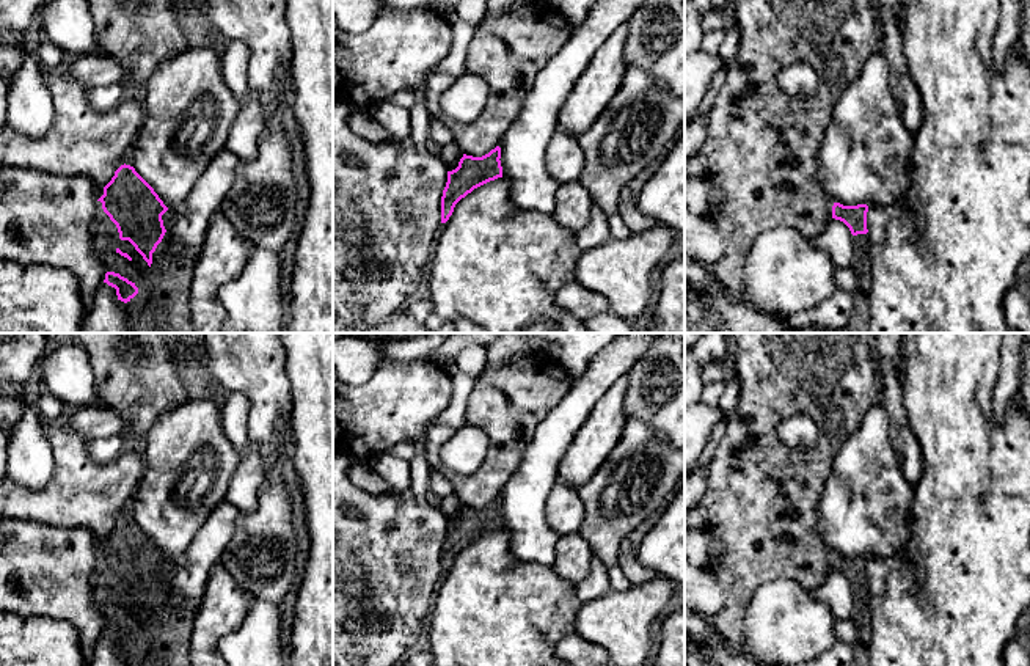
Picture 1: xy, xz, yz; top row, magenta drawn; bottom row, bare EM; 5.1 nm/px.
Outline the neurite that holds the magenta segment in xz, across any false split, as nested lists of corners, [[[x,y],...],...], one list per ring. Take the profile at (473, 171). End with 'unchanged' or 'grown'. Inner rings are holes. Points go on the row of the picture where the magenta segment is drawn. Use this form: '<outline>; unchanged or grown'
[[[598,0],[568,41],[539,72],[523,110],[501,143],[482,157],[463,154],[458,166],[447,171],[441,196],[441,223],[455,204],[474,188],[504,177],[507,193],[523,210],[554,215],[561,185],[546,170],[546,149],[559,113],[578,77],[586,71],[600,46],[647,0]]]; grown

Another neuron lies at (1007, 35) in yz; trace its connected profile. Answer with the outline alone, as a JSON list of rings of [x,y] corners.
[[[1000,0],[1000,17],[992,46],[992,63],[997,72],[1005,71],[1006,60],[1011,52],[1024,55],[1019,17],[1019,0]]]

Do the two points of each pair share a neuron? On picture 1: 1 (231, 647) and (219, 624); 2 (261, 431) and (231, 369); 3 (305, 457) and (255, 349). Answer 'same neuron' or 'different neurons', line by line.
1: different neurons
2: same neuron
3: different neurons

